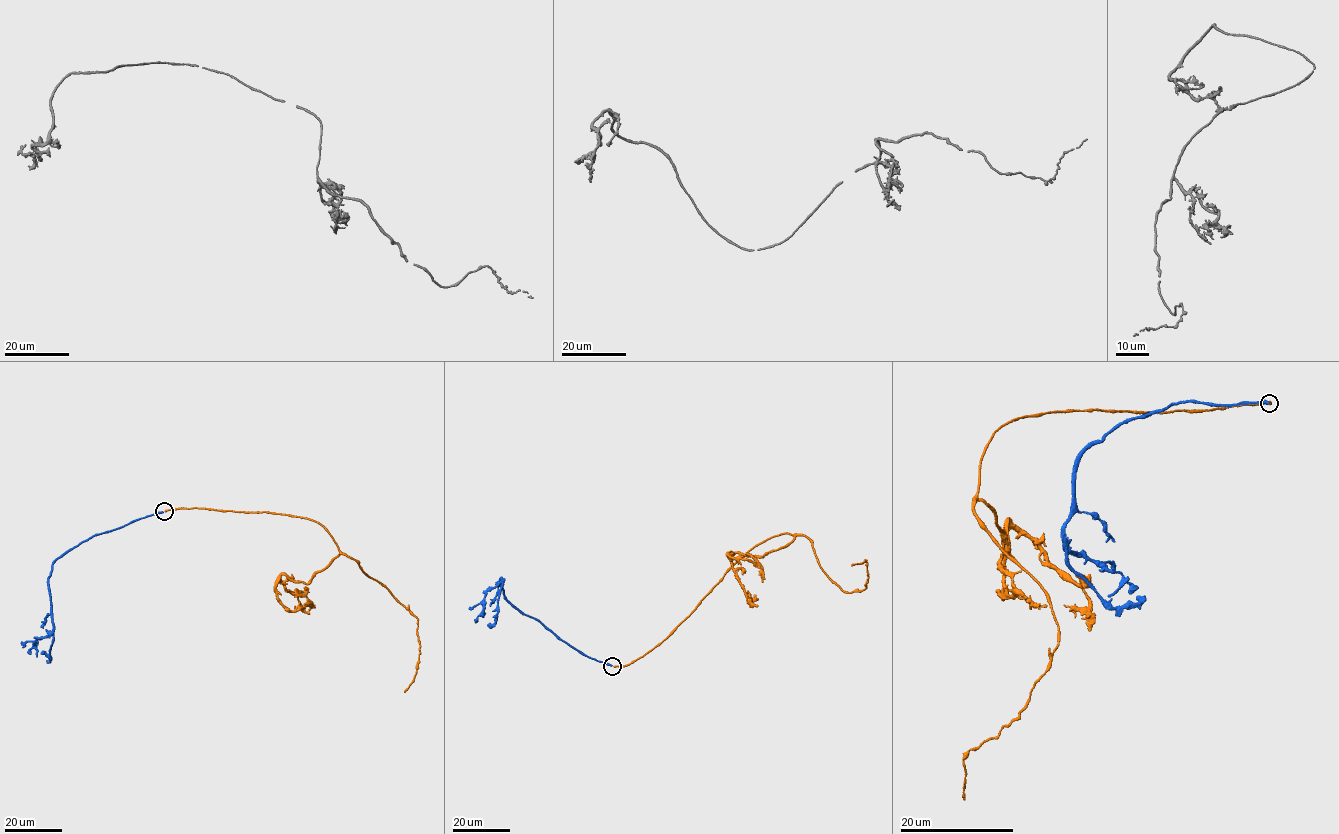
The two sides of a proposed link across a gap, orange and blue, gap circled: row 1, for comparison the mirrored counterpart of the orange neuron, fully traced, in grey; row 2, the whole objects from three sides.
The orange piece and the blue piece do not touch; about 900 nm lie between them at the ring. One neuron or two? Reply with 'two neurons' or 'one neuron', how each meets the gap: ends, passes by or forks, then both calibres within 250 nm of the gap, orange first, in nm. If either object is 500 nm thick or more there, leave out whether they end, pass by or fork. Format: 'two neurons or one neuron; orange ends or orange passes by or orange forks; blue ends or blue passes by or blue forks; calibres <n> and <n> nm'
one neuron; orange ends; blue ends; calibres 200 and 320 nm

